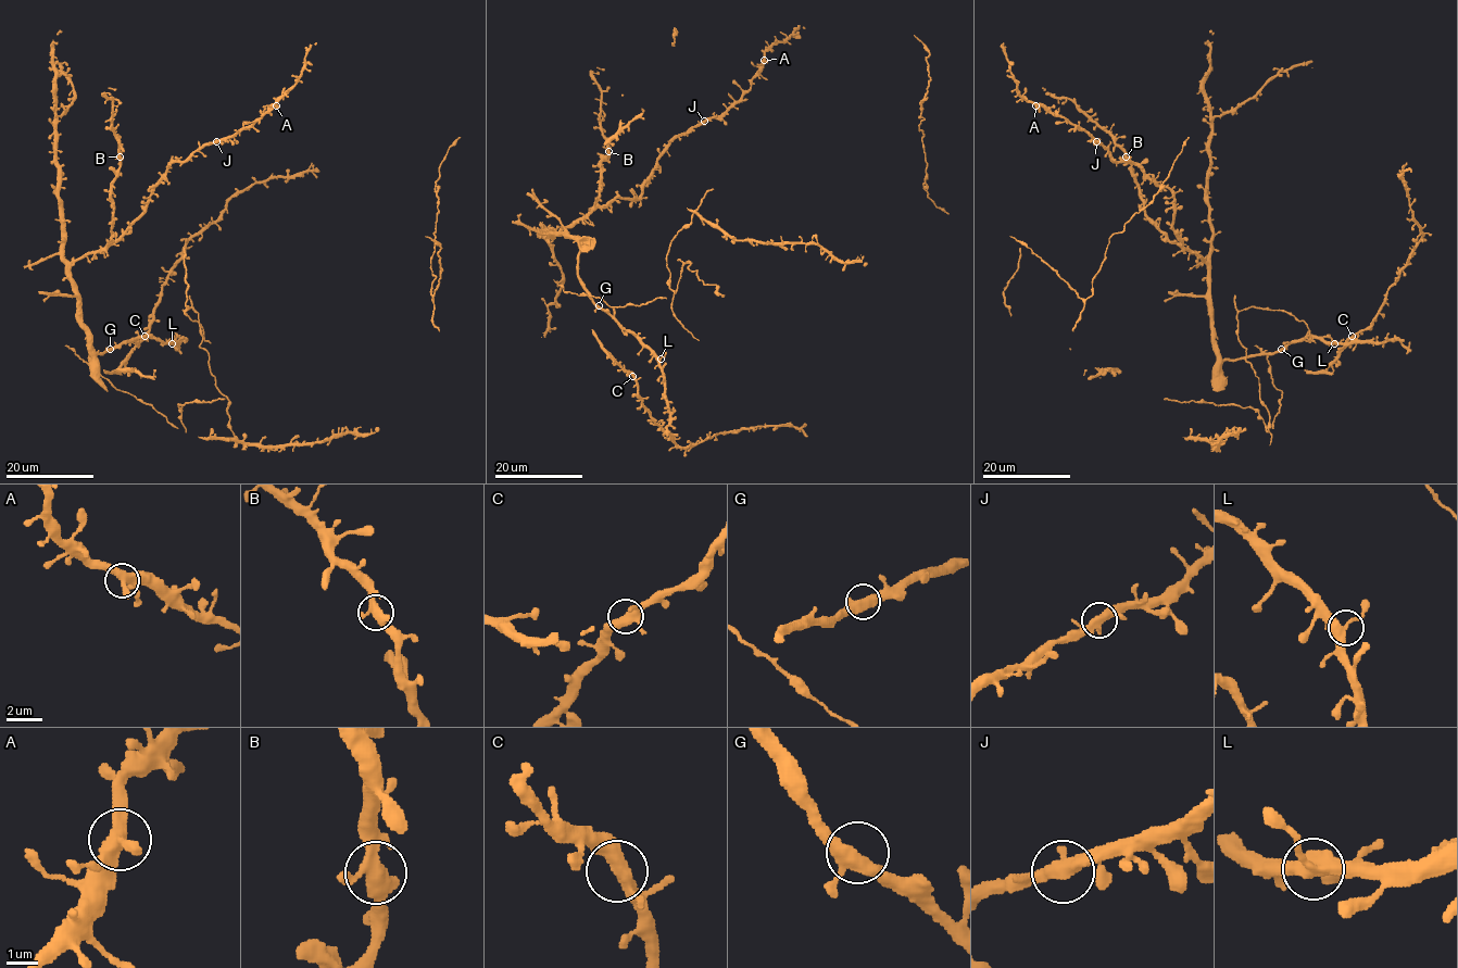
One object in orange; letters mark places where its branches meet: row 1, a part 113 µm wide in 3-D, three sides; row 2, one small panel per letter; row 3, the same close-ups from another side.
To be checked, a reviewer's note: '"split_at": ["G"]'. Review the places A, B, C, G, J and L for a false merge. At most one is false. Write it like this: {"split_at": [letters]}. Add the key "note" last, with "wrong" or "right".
{"split_at": [], "note": "wrong"}

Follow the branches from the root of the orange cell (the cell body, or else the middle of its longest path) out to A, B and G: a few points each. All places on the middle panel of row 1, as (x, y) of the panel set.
A: (638, 199), (642, 181), (660, 154), (693, 127), (721, 116), (750, 88), (751, 78), (764, 60)
B: (638, 199), (614, 198), (604, 205), (598, 203), (600, 164), (608, 151)
G: (638, 199), (614, 198), (558, 233), (570, 235), (580, 246), (579, 280), (588, 296), (599, 305)

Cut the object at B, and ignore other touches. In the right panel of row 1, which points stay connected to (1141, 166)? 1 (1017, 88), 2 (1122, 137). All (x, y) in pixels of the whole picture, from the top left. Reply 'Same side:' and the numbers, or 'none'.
Same side: 1

